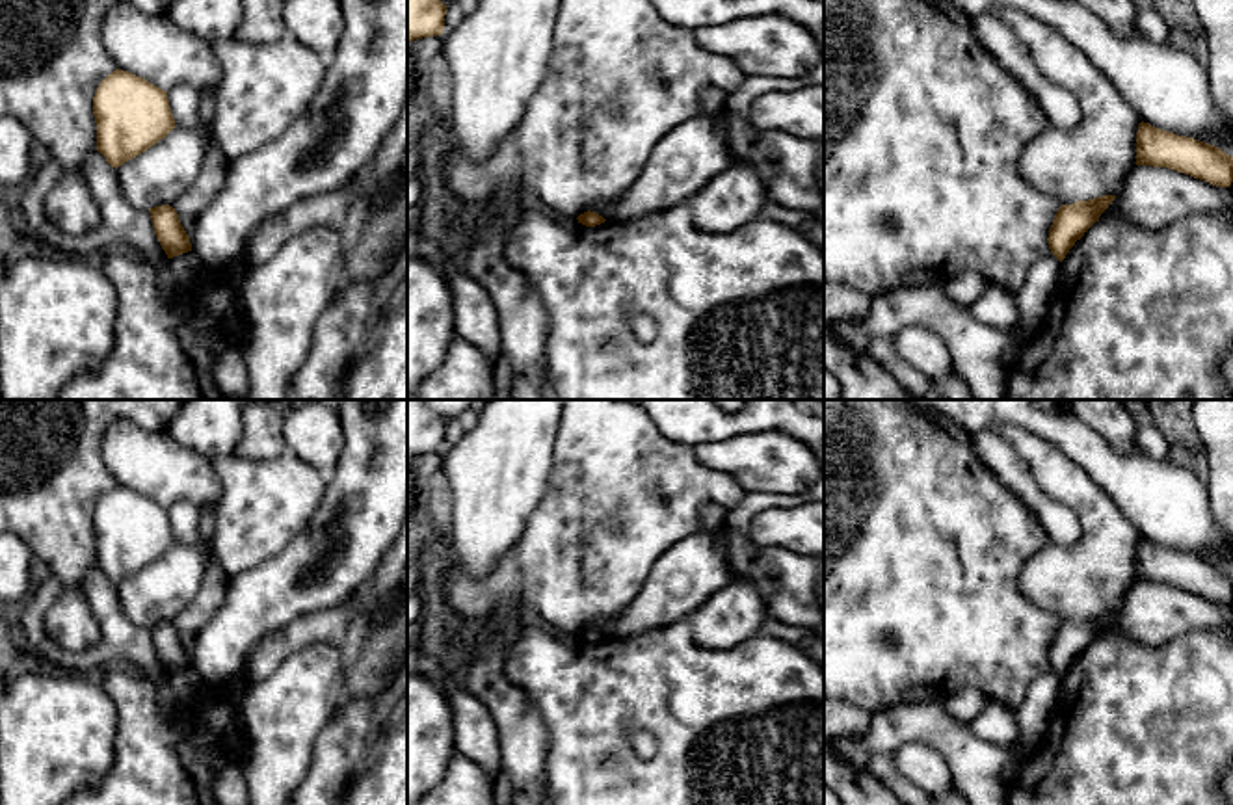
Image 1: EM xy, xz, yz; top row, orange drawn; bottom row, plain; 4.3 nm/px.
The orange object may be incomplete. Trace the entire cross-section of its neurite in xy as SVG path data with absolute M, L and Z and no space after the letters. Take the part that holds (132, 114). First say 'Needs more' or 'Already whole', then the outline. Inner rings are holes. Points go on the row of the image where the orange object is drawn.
Already whole. M121 69L99 84L93 115L97 151L115 169L177 128L167 91Z

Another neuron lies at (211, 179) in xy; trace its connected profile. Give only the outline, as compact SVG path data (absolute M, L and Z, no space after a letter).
M212 132L206 138L208 149L203 167L193 184L179 197L175 212L179 214L180 225L186 234L192 234L197 216L208 206L208 203L219 193L225 184L229 158L219 149Z

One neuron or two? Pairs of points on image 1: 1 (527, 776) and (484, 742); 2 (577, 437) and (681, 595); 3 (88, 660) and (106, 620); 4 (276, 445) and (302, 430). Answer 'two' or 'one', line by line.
1: two
2: two
3: one
4: two

